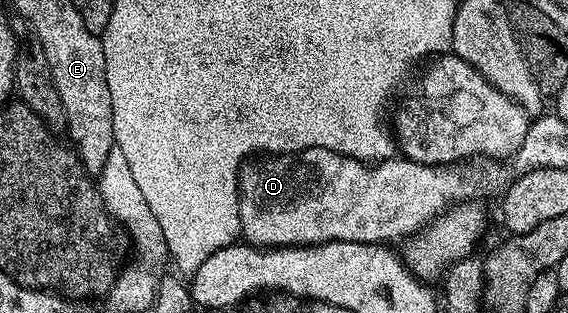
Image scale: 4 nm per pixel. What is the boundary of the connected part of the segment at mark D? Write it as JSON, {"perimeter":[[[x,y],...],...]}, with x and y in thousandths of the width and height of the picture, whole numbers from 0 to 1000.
{"perimeter":[[[535,476],[528,489],[472,495],[463,508],[445,511],[423,543],[423,738],[431,773],[467,796],[572,783],[583,770],[646,783],[697,776],[690,770],[702,773],[739,741],[796,658],[836,645],[838,626],[859,629],[877,591],[887,597],[896,588],[898,562],[894,565],[891,543],[877,540],[875,518],[849,508],[833,527],[833,540],[820,521],[745,527],[722,514],[710,495],[646,527],[621,502],[604,502],[600,489],[572,476]]]}

